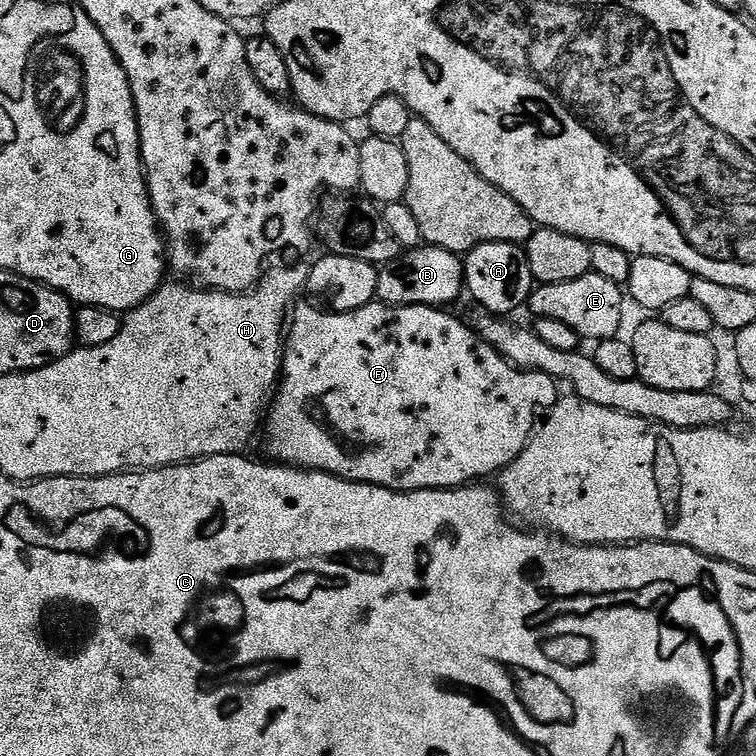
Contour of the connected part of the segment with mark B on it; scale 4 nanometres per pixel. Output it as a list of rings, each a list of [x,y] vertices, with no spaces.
[[[421,246],[405,251],[400,259],[379,269],[380,281],[376,295],[379,303],[397,306],[452,306],[465,291],[464,262],[457,253],[431,246]]]

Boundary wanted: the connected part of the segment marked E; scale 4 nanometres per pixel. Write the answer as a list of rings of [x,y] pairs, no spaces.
[[[591,271],[574,282],[539,285],[528,300],[527,307],[532,308],[533,317],[558,318],[558,322],[566,322],[566,326],[570,326],[585,341],[599,342],[613,339],[619,333],[616,331],[624,320],[624,300],[626,304],[621,285]]]

